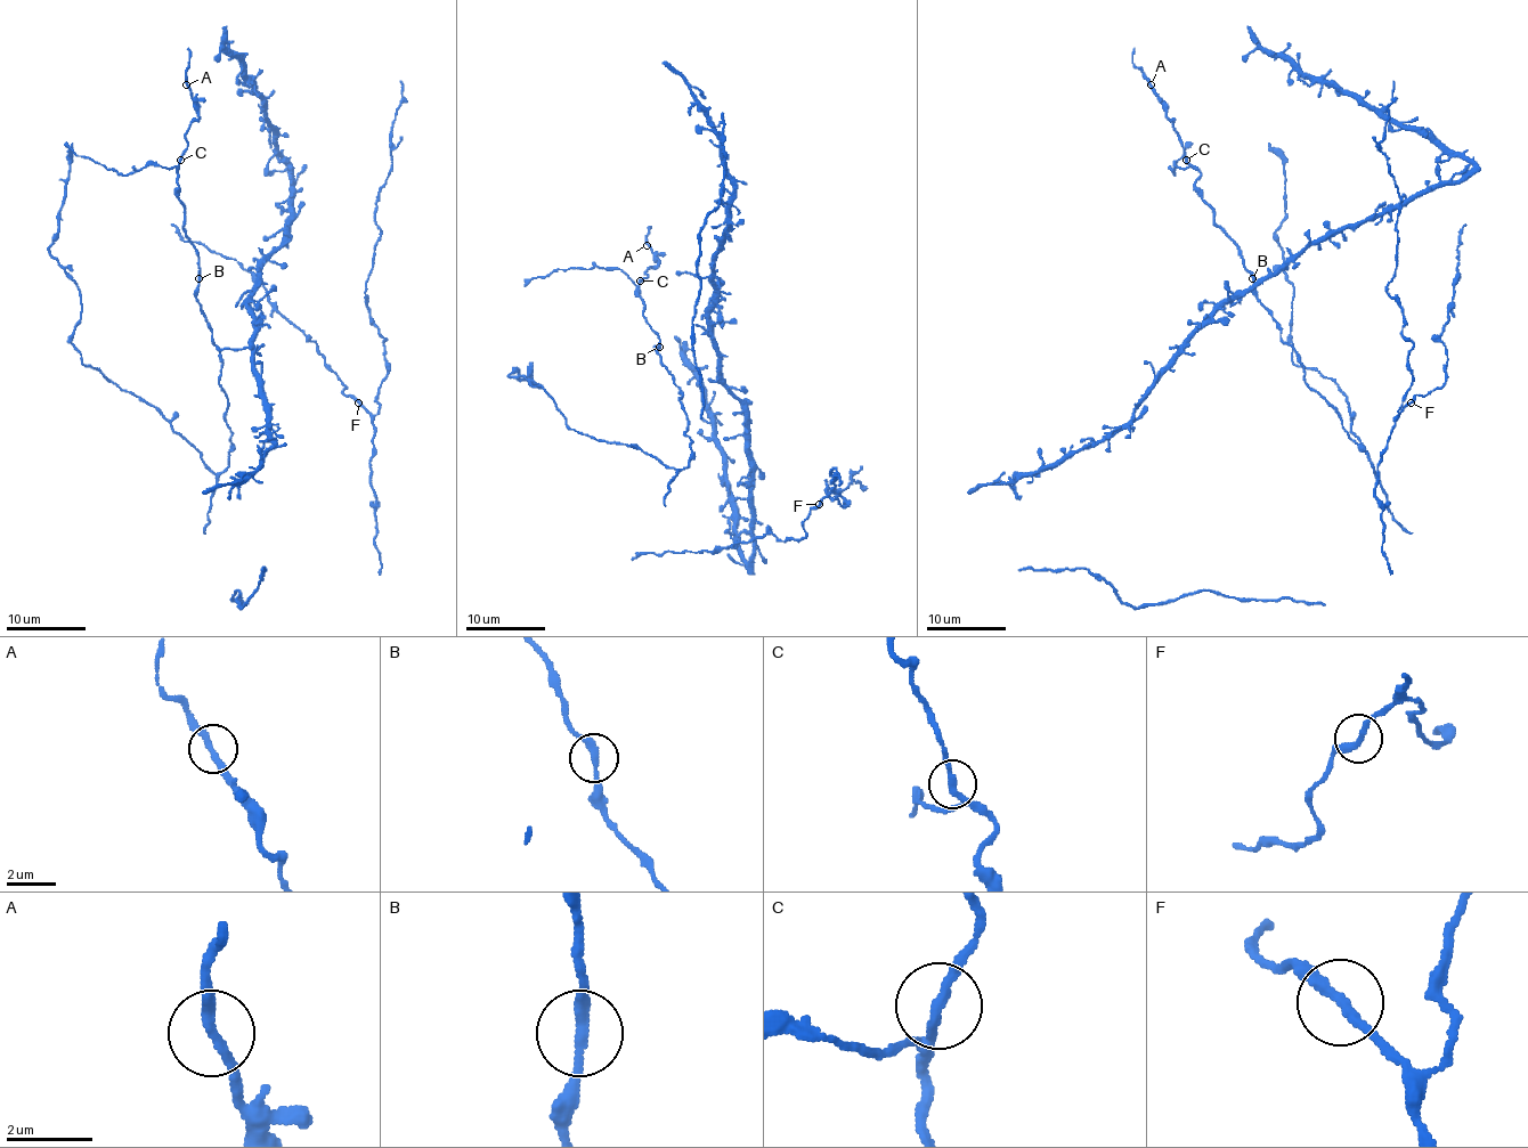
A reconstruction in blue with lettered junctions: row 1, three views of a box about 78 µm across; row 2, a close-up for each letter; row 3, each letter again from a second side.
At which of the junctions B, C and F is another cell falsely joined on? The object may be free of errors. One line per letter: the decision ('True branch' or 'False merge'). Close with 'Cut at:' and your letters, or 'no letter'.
B: True branch
C: True branch
F: True branch
Cut at: no letter

